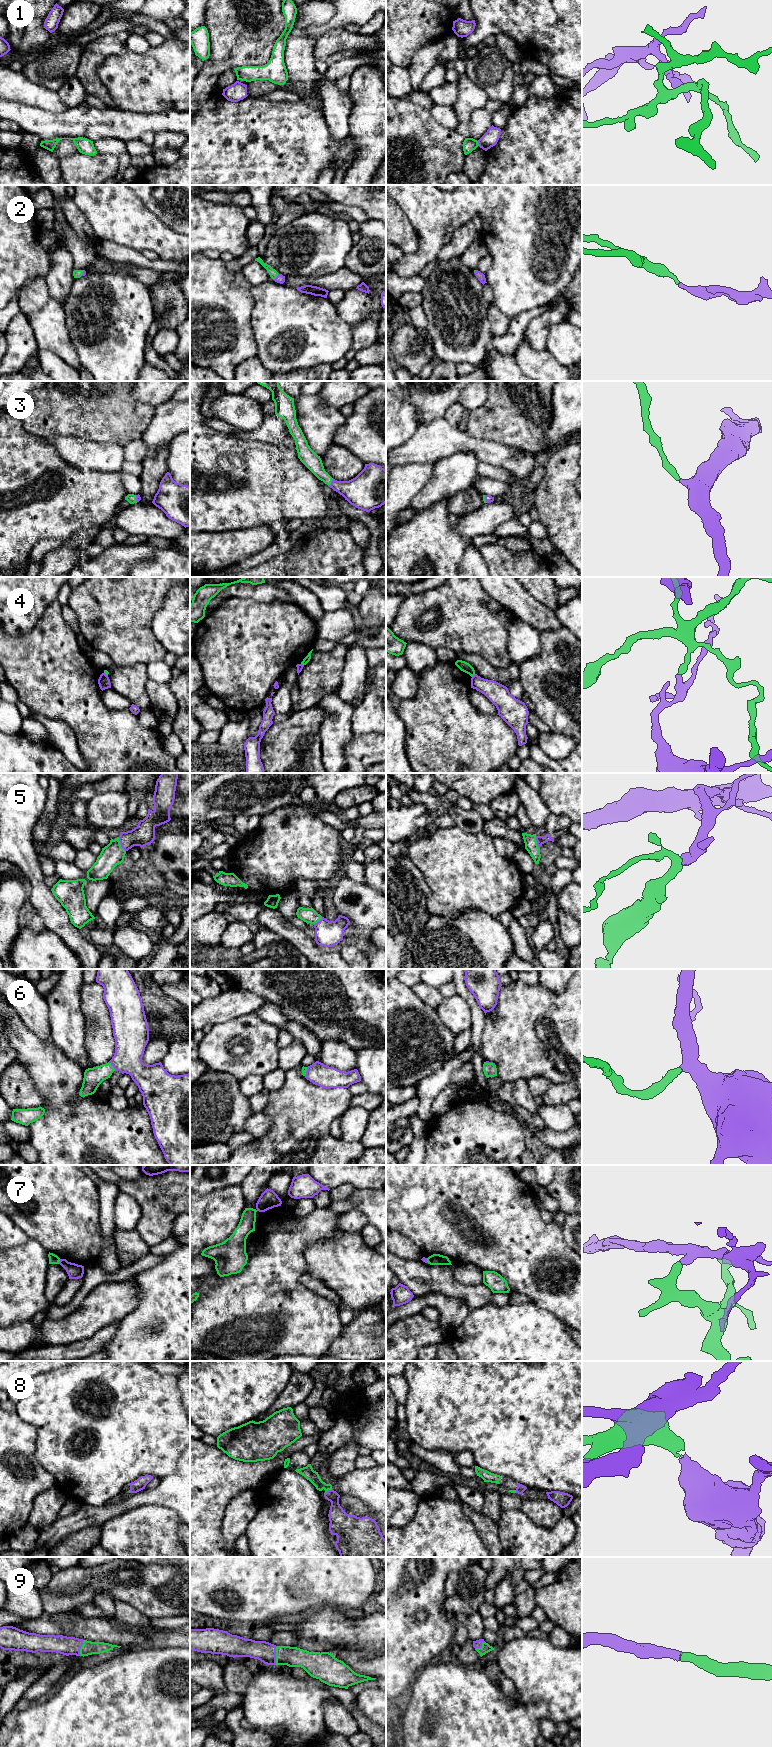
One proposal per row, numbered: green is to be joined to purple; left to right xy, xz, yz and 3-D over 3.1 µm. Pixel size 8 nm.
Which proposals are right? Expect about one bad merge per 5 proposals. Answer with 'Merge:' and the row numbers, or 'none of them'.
Merge: 2, 3, 4, 5, 6, 8, 9

